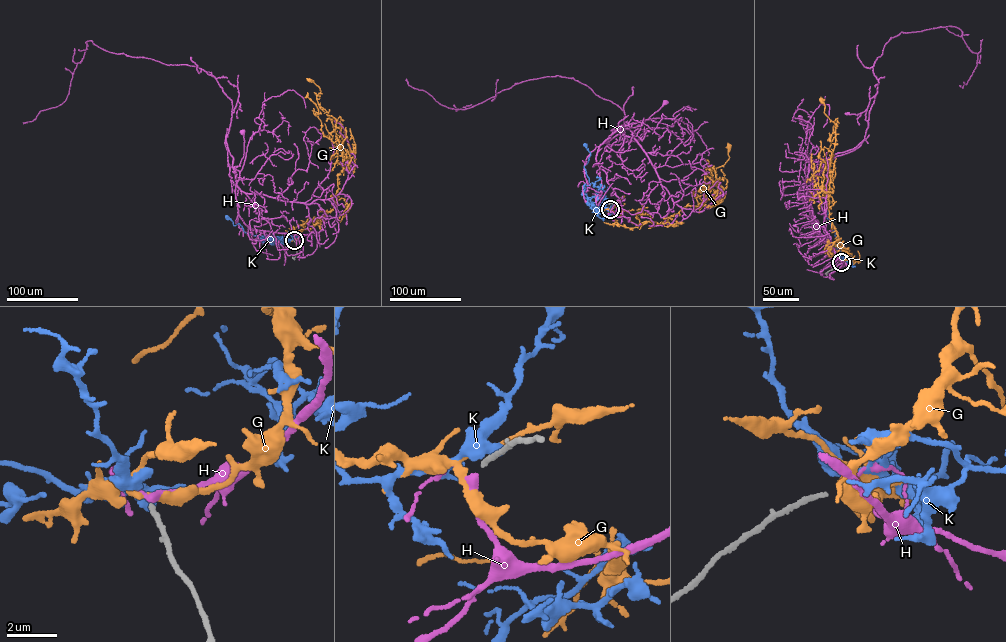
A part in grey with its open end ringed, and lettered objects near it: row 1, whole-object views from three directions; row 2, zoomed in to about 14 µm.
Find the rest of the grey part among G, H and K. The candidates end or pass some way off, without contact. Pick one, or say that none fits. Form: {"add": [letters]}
{"add": ["H"]}

